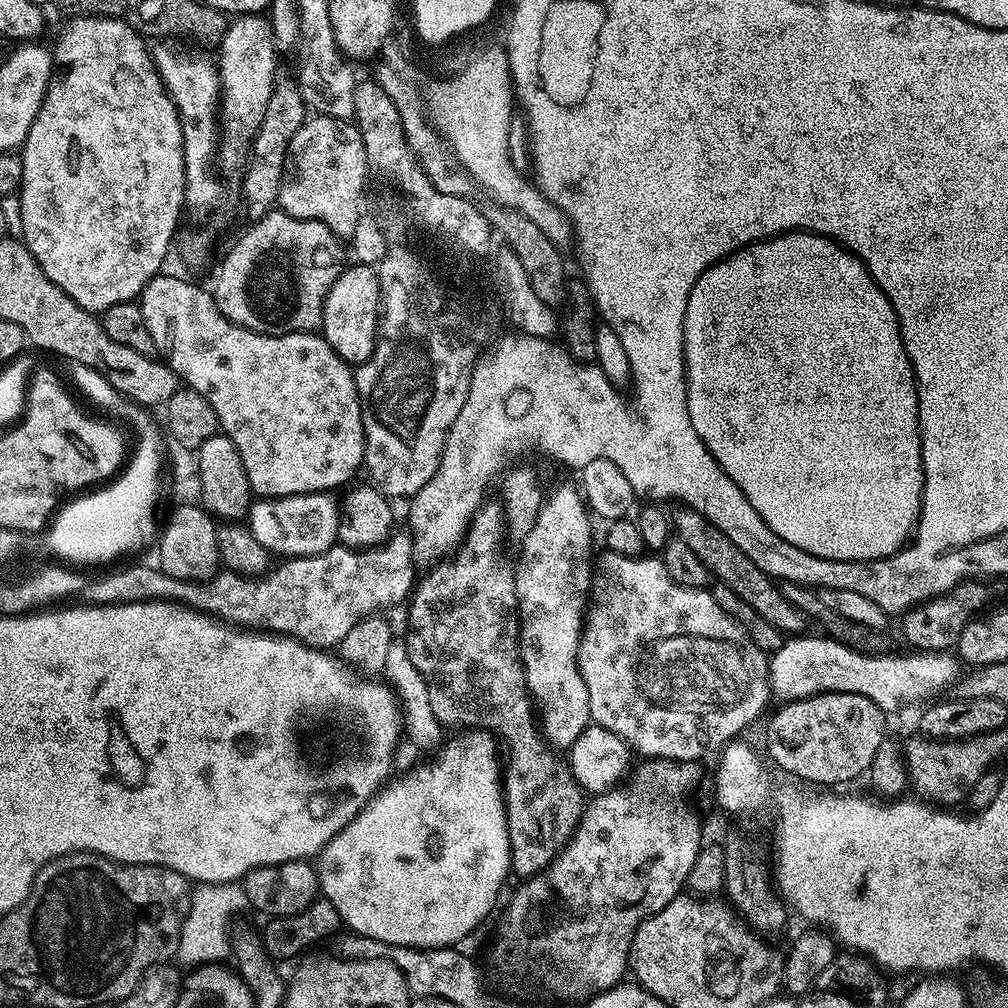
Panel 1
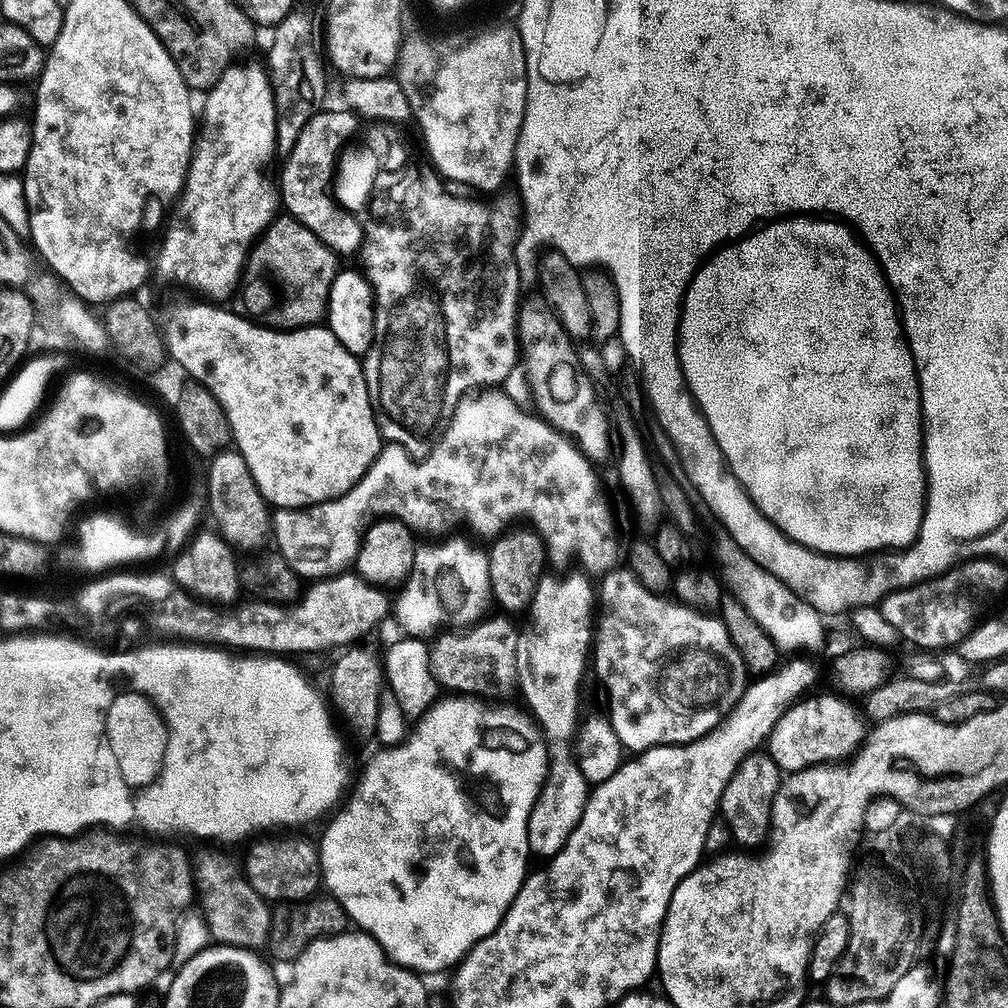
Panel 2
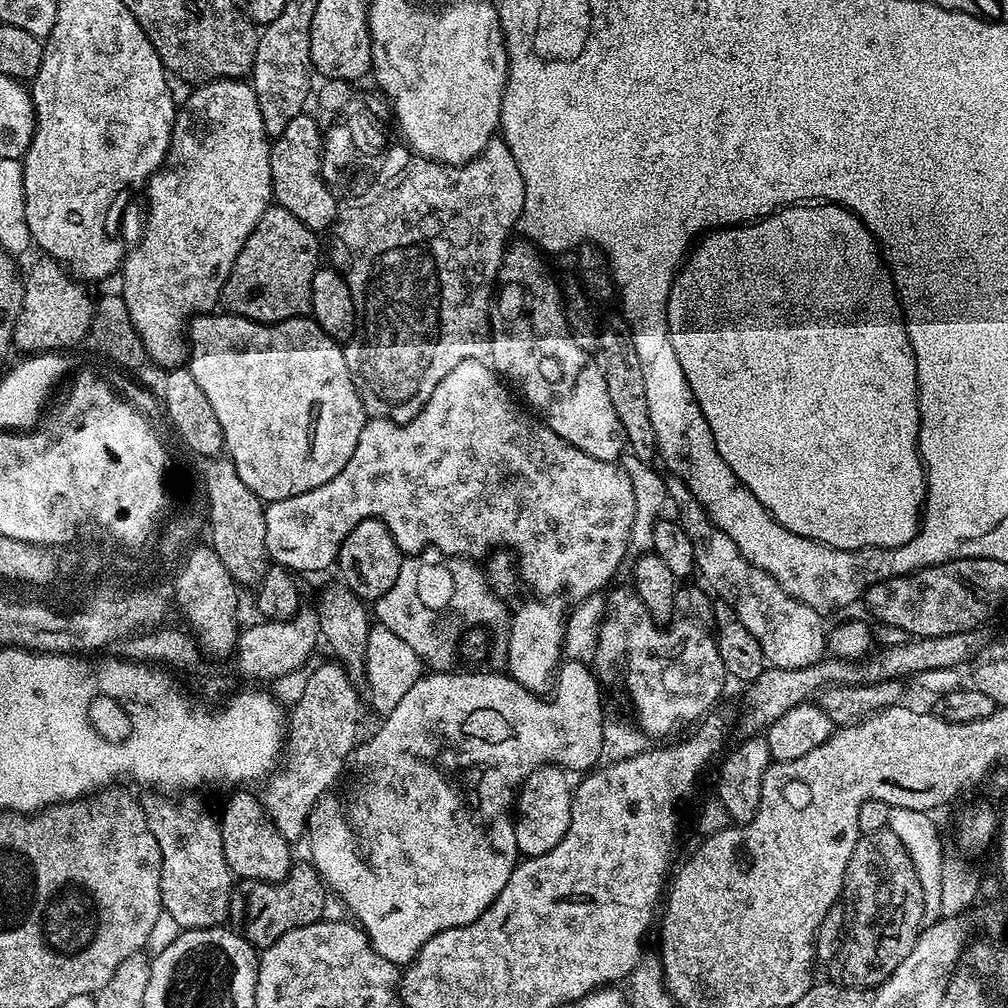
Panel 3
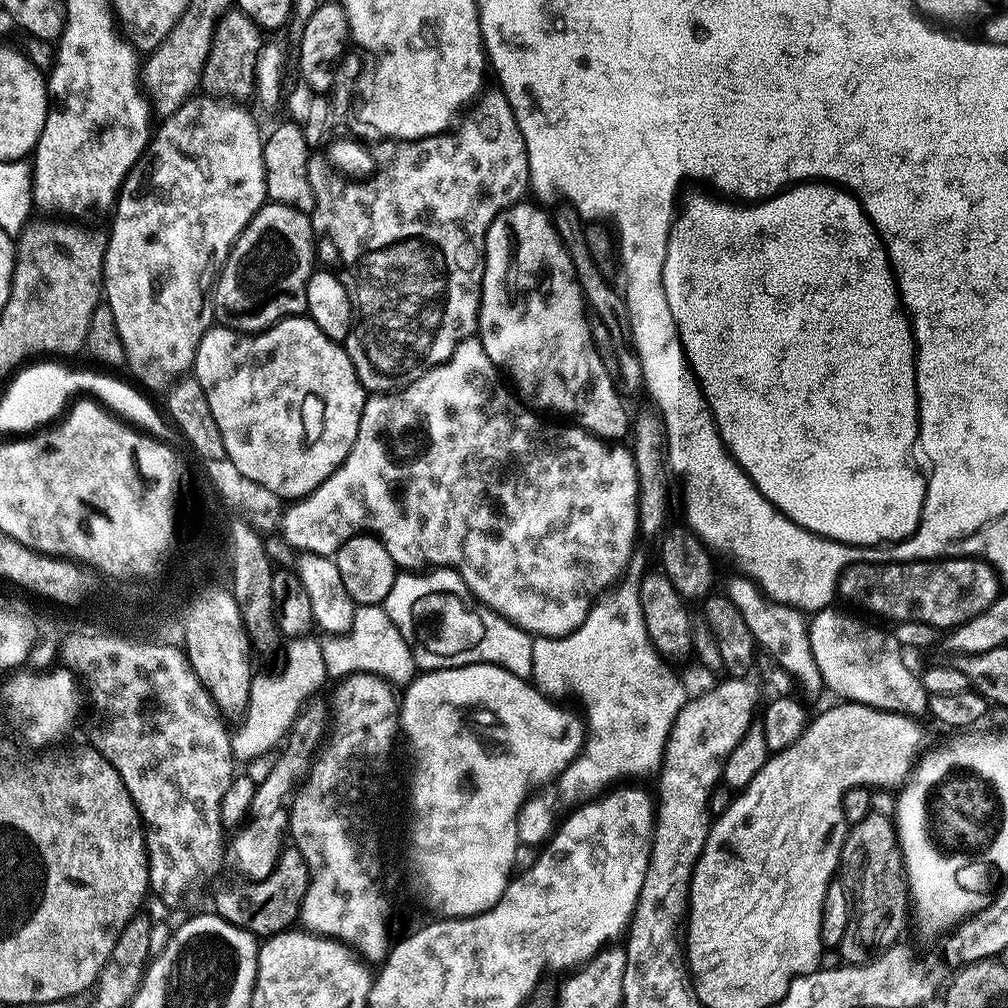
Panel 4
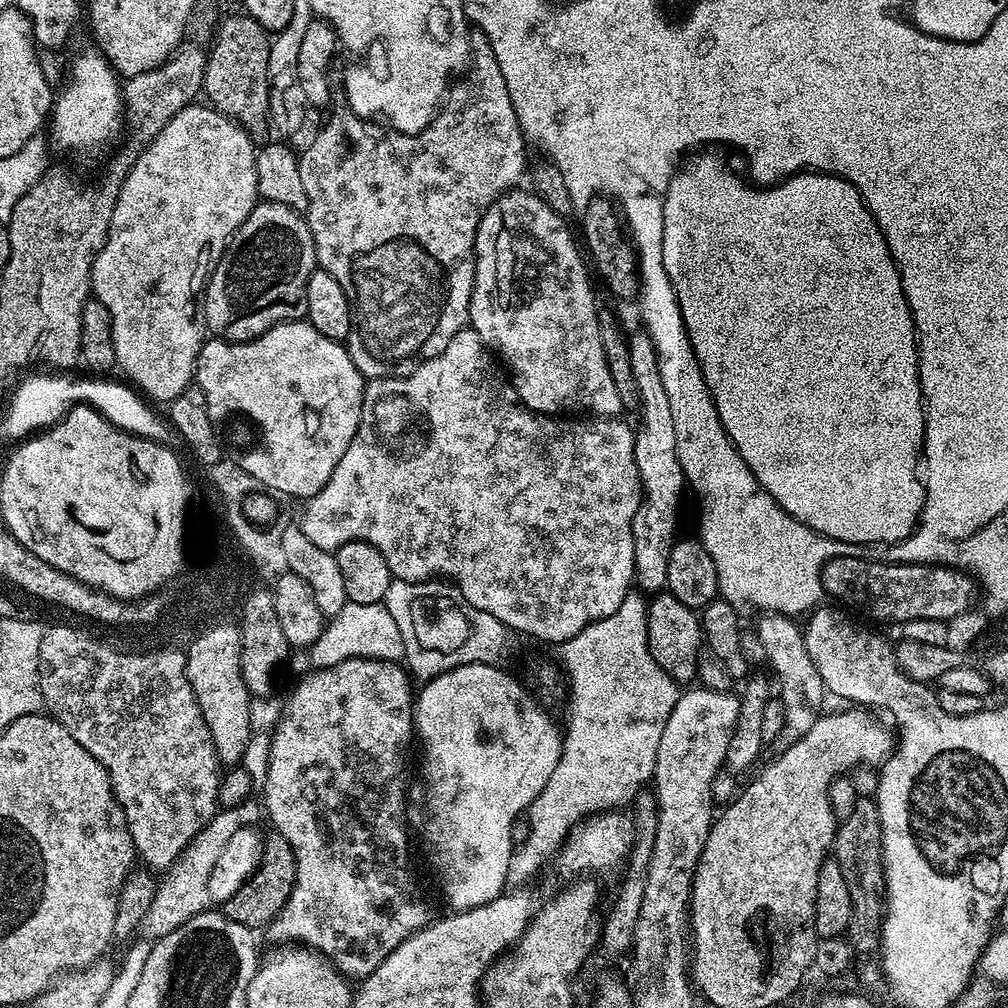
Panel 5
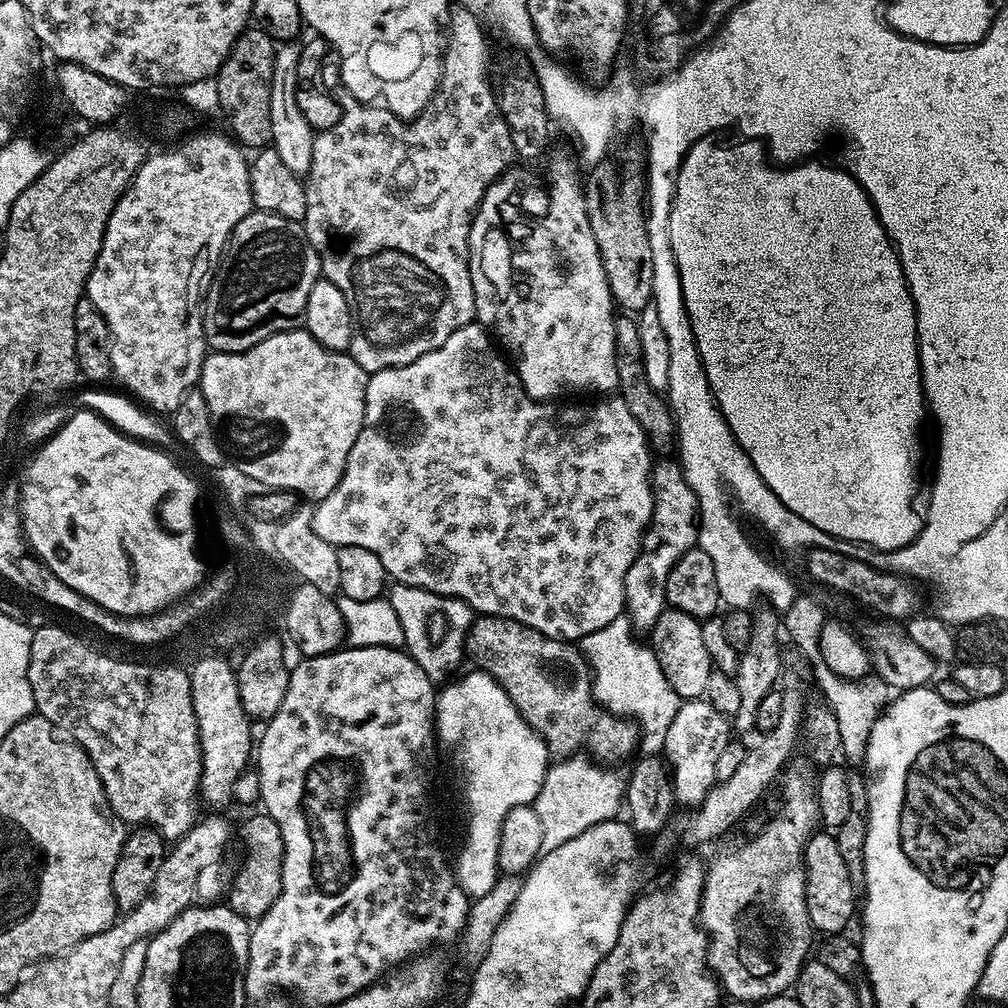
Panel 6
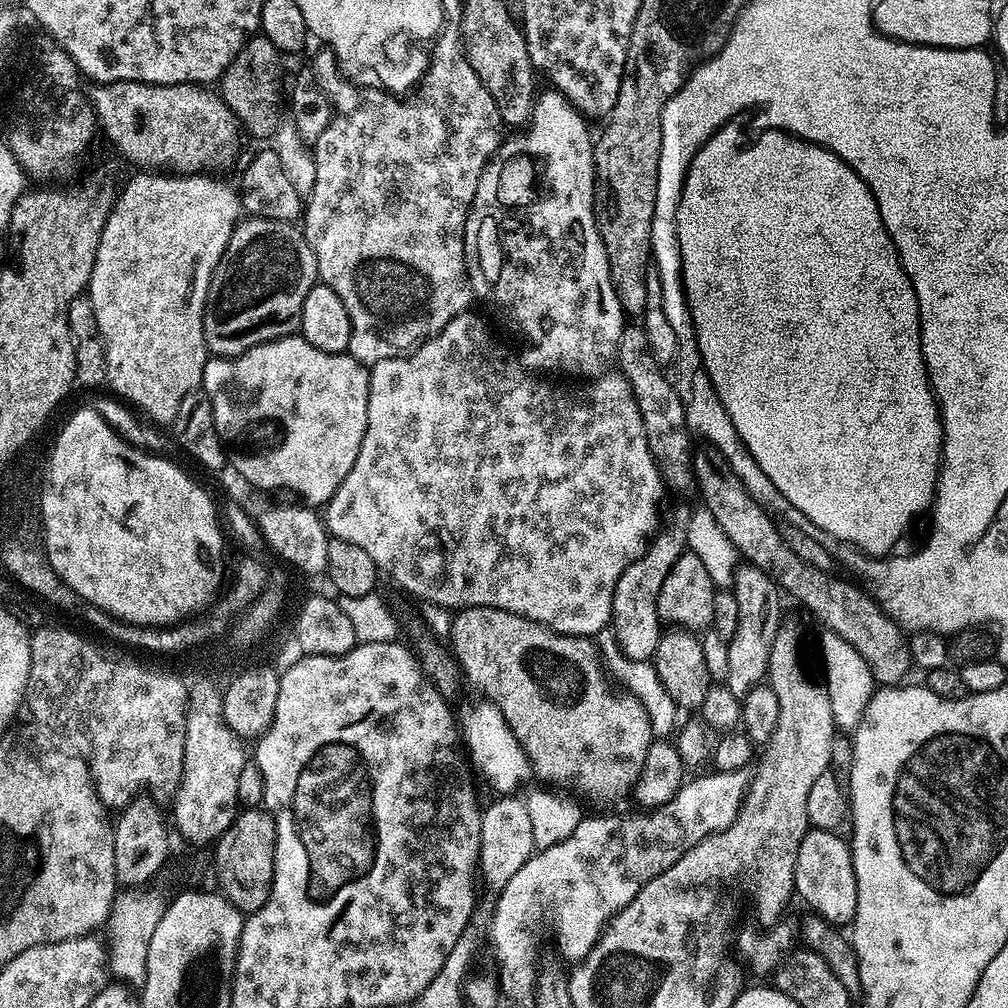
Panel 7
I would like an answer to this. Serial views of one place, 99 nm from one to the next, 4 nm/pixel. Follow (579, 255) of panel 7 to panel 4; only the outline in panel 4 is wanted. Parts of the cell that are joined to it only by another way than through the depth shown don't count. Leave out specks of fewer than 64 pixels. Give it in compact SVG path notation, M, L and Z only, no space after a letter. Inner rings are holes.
M523 203L513 204L511 208L500 212L486 236L478 325L482 350L495 368L507 377L511 387L533 409L541 413L557 412L560 416L569 416L572 419L569 421L605 442L623 441L620 439L623 436L625 439L630 432L630 415L624 409L626 400L613 373L606 370L600 349L592 341L590 320L588 316L584 317L584 294L575 278L570 254L556 233L549 213L524 207Z

